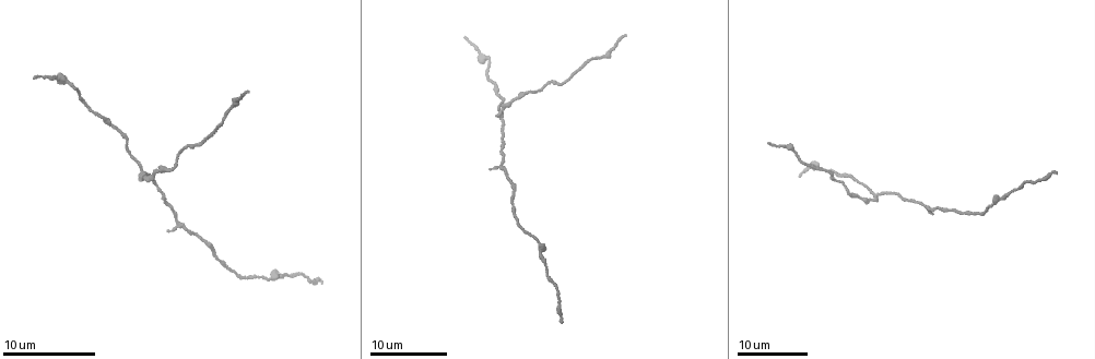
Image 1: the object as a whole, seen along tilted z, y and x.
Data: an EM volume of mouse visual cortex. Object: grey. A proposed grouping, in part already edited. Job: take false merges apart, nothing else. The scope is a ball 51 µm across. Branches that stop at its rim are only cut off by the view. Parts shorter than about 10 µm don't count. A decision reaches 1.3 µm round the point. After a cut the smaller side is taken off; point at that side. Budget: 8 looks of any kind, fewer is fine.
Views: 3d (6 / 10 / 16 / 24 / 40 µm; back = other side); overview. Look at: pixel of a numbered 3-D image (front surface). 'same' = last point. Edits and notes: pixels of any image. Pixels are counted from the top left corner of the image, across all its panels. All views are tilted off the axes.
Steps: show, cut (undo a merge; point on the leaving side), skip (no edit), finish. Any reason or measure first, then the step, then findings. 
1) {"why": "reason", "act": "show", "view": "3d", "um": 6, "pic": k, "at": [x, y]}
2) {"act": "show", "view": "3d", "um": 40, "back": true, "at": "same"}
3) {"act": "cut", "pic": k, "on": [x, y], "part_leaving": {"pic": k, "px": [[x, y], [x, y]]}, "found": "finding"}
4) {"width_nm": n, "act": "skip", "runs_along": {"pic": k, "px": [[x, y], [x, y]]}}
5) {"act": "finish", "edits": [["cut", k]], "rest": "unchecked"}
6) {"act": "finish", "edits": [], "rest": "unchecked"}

{"why": "calibre changes", "act": "show", "view": "3d", "um": 16, "pic": 1, "at": [490, 61]}

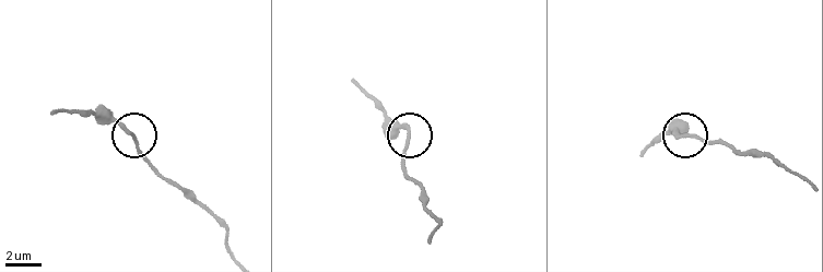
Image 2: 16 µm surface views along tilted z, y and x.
{"act": "show", "view": "3d", "um": 6, "pic": 2, "at": [407, 136]}

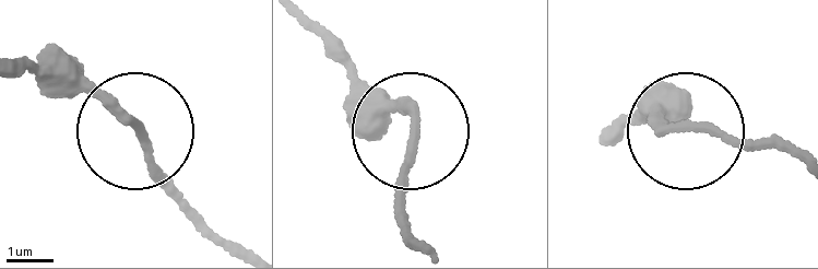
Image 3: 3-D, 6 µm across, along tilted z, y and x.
{"act": "skip", "runs_along": {"pic": 3, "px": [[797, 153], [680, 131], [637, 97]]}, "found": "one neuron here"}

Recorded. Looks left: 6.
{"why": "a fork", "act": "show", "view": "3d", "um": 16, "pic": 1, "at": [498, 115]}

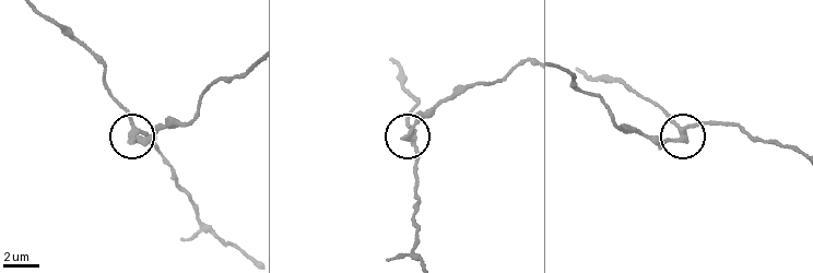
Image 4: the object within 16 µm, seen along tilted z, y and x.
{"act": "show", "view": "3d", "um": 10, "pic": 4, "at": [684, 135]}

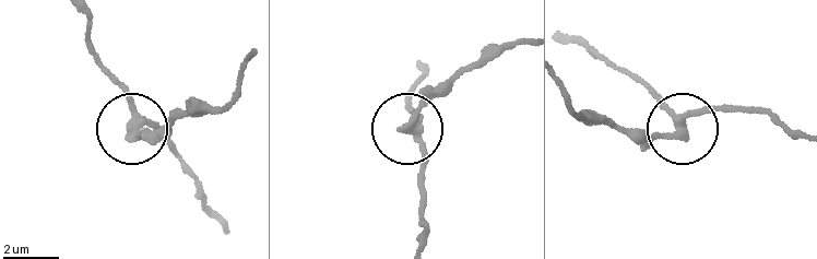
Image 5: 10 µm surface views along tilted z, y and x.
{"act": "show", "view": "3d", "um": 6, "pic": 5, "at": [682, 128]}

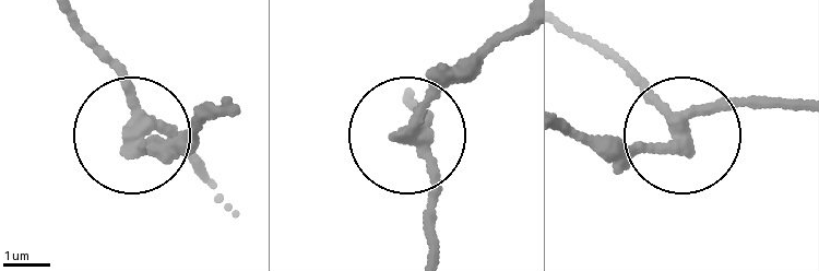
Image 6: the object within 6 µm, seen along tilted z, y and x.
{"arms": 3, "act": "cut", "pic": 6, "on": [178, 141], "part_leaving": {"pic": 6, "px": [[137, 146], [216, 119]]}, "found": "two neurons meet here"}

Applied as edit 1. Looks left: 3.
{"why": "thick turns thin", "act": "show", "view": "3d", "um": 16, "pic": 1, "at": [271, 279]}

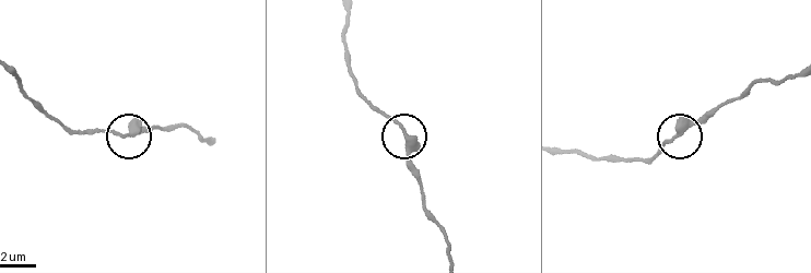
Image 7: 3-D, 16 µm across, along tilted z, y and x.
{"act": "show", "view": "3d", "um": 6, "pic": 7, "at": [131, 133]}

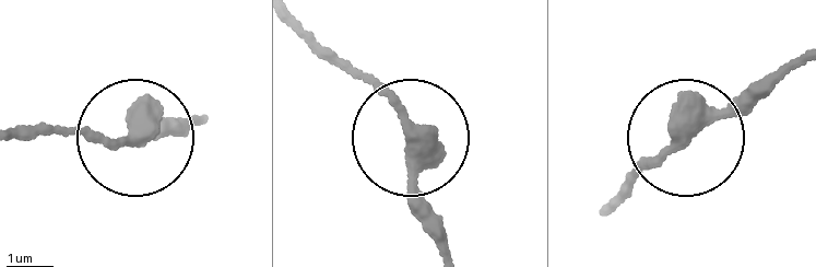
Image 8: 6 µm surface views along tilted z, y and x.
{"width_nm": 350, "act": "skip", "found": "all the same neuron"}

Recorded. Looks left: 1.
{"act": "finish", "edits": [["cut", 6]], "rest": "unchecked"}

